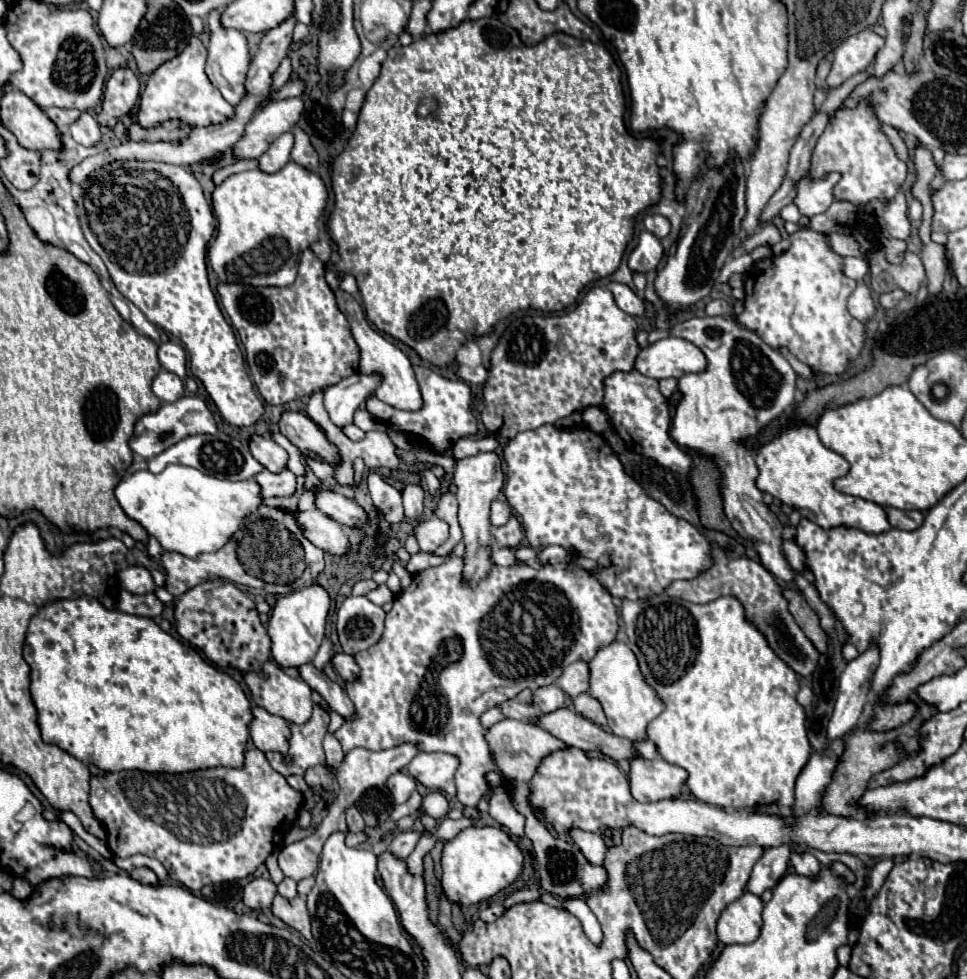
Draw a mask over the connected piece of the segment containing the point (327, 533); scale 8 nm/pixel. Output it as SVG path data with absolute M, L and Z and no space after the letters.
M312 508L306 512L294 512L292 516L300 532L304 534L304 538L308 538L314 546L322 548L324 552L346 554L350 542L336 520L332 520L330 516L324 516L324 512L320 512L318 508Z

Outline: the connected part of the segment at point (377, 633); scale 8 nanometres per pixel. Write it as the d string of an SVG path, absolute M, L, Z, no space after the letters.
M348 596L338 610L336 632L346 654L356 654L376 644L384 630L384 610L366 596Z

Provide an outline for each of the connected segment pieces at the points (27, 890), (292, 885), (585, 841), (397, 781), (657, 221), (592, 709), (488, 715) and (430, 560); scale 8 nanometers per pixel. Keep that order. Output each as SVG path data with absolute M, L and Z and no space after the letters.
M15 878L10 894L12 894L14 898L18 898L18 900L28 900L28 898L32 896L32 886L30 886L26 880Z
M284 878L284 880L280 882L280 886L278 886L278 892L280 892L284 898L296 898L296 896L300 896L300 894L298 894L298 884L296 884L292 878Z
M572 830L570 832L574 842L578 844L578 848L584 852L586 860L592 864L602 864L604 860L604 852L606 852L606 842L600 834L592 834L592 832L580 832L580 830Z
M396 772L396 774L392 774L392 776L388 778L388 784L386 784L386 786L388 786L394 802L396 802L396 804L402 804L402 802L406 802L406 800L410 798L410 794L416 790L416 780L414 780L412 776L404 774L404 772Z
M652 214L652 216L646 216L644 218L644 226L648 232L652 232L656 238L664 238L670 234L670 220L664 218L664 216L658 216L658 214Z
M580 694L580 696L576 696L576 698L574 698L574 710L576 710L578 714L582 714L584 718L592 720L594 724L606 728L606 716L604 716L604 712L602 712L602 706L600 706L600 702L598 702L596 698L592 698L590 694Z
M490 708L490 710L486 710L482 716L480 716L480 724L484 726L484 728L490 728L492 724L496 724L498 720L502 720L504 716L502 716L502 712L498 710L498 708Z
M420 551L410 558L410 562L406 564L406 568L408 568L410 574L418 574L429 567L442 564L444 560L446 558L443 556L436 556L435 554Z

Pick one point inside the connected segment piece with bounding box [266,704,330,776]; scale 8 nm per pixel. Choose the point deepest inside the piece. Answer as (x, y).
(306, 750)

